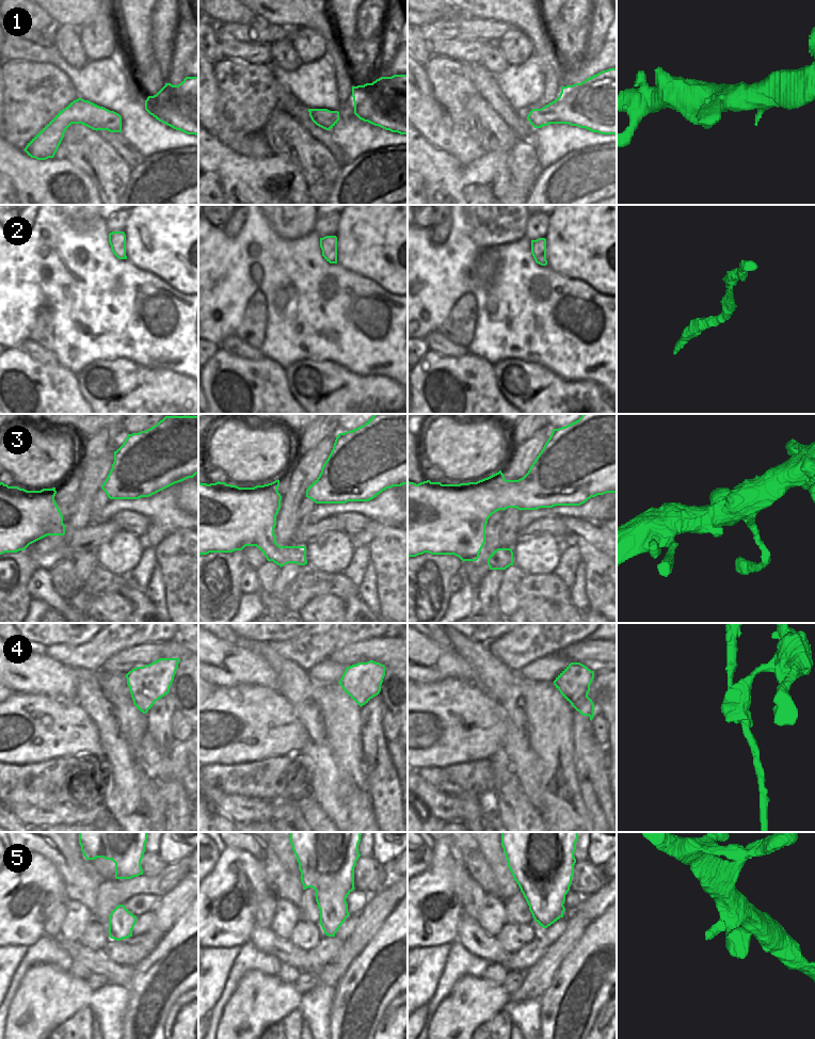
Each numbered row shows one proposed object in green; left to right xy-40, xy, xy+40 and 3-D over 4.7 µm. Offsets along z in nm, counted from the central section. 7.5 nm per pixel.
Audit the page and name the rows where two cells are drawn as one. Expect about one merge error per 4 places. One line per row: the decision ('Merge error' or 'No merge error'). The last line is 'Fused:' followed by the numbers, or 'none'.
1: No merge error
2: No merge error
3: No merge error
4: Merge error
5: No merge error
Fused: 4

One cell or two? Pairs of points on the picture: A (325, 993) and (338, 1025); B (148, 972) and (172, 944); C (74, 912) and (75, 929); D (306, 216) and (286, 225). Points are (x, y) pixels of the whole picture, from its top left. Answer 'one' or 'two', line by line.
A: two
B: one
C: one
D: one

